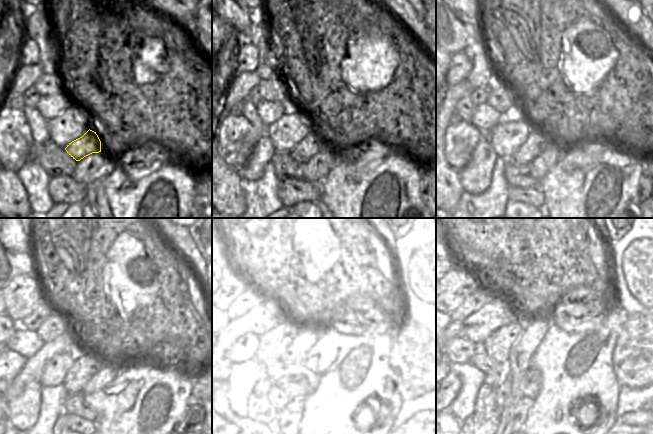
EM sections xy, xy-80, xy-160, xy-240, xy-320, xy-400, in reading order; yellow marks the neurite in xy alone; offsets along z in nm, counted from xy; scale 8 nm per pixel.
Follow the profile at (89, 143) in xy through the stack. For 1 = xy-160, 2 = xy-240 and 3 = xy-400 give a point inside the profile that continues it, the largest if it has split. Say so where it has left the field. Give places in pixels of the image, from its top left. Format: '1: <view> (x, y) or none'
1: xy-160 (537, 141)
2: xy-240 (85, 365)
3: xy-400 (530, 385)

